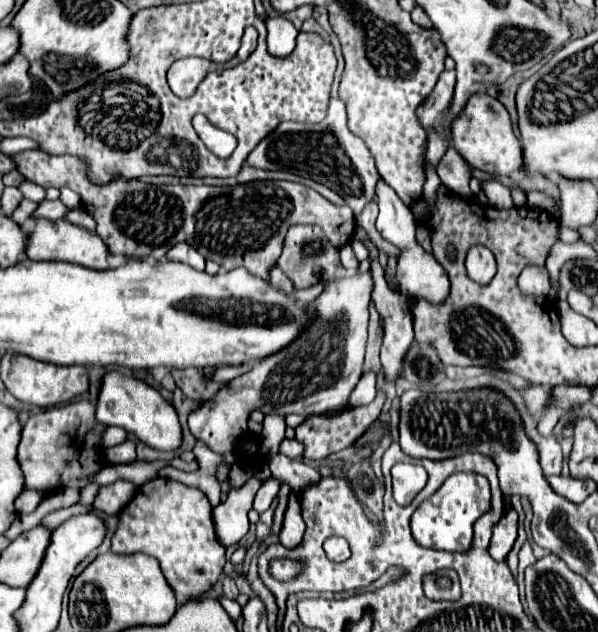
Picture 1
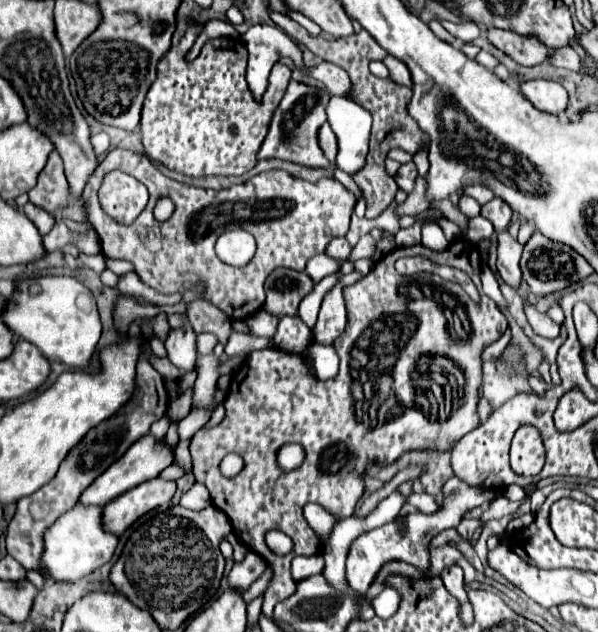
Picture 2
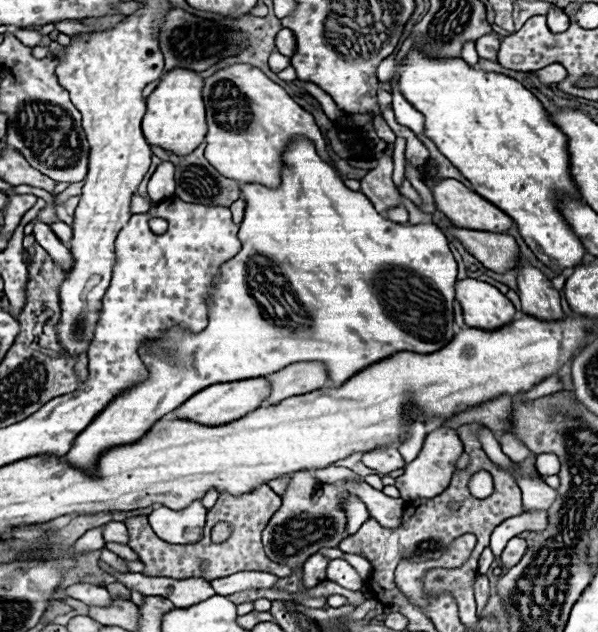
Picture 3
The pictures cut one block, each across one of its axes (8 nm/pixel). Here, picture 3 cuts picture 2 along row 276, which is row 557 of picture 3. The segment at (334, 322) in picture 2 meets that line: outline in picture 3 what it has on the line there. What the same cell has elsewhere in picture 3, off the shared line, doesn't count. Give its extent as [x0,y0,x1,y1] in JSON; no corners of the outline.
[343,554,372,580]

